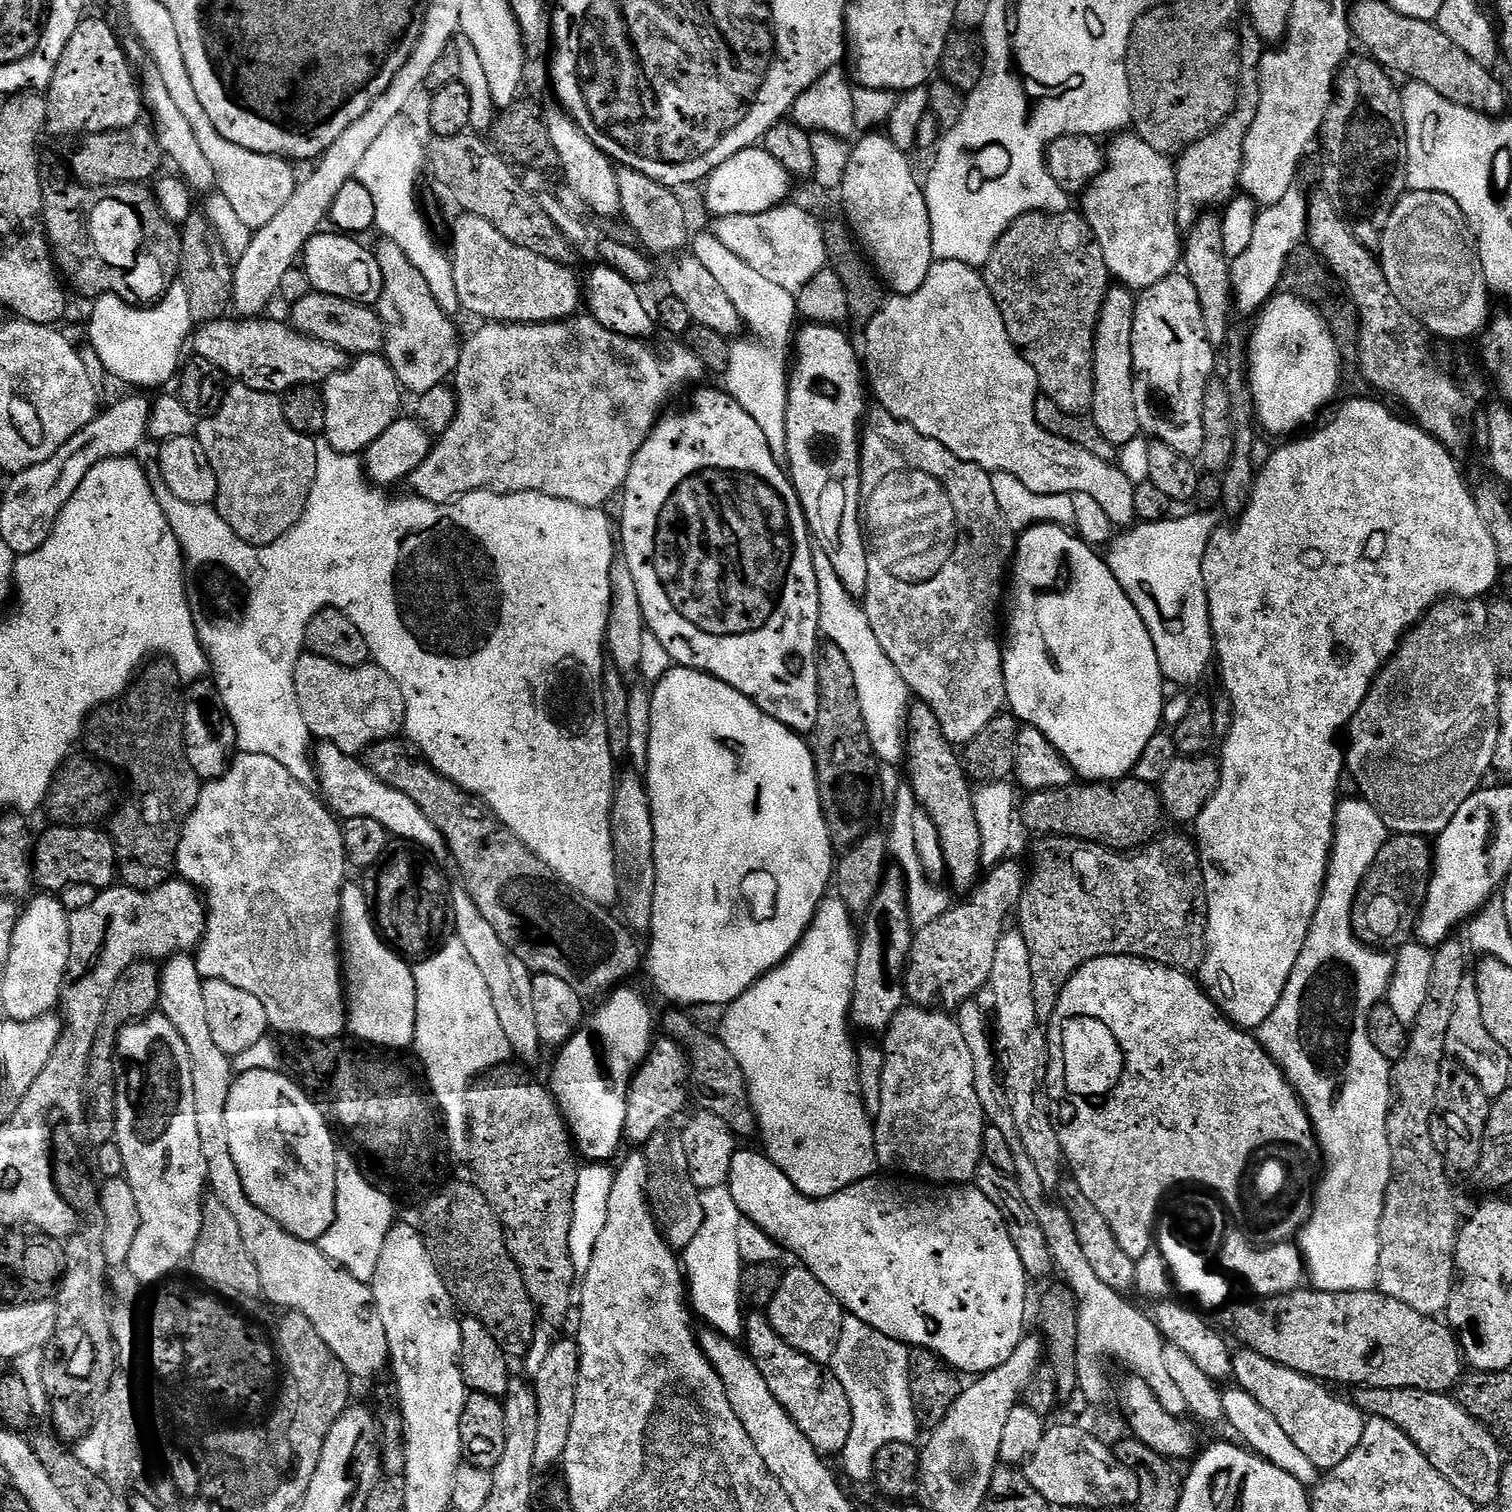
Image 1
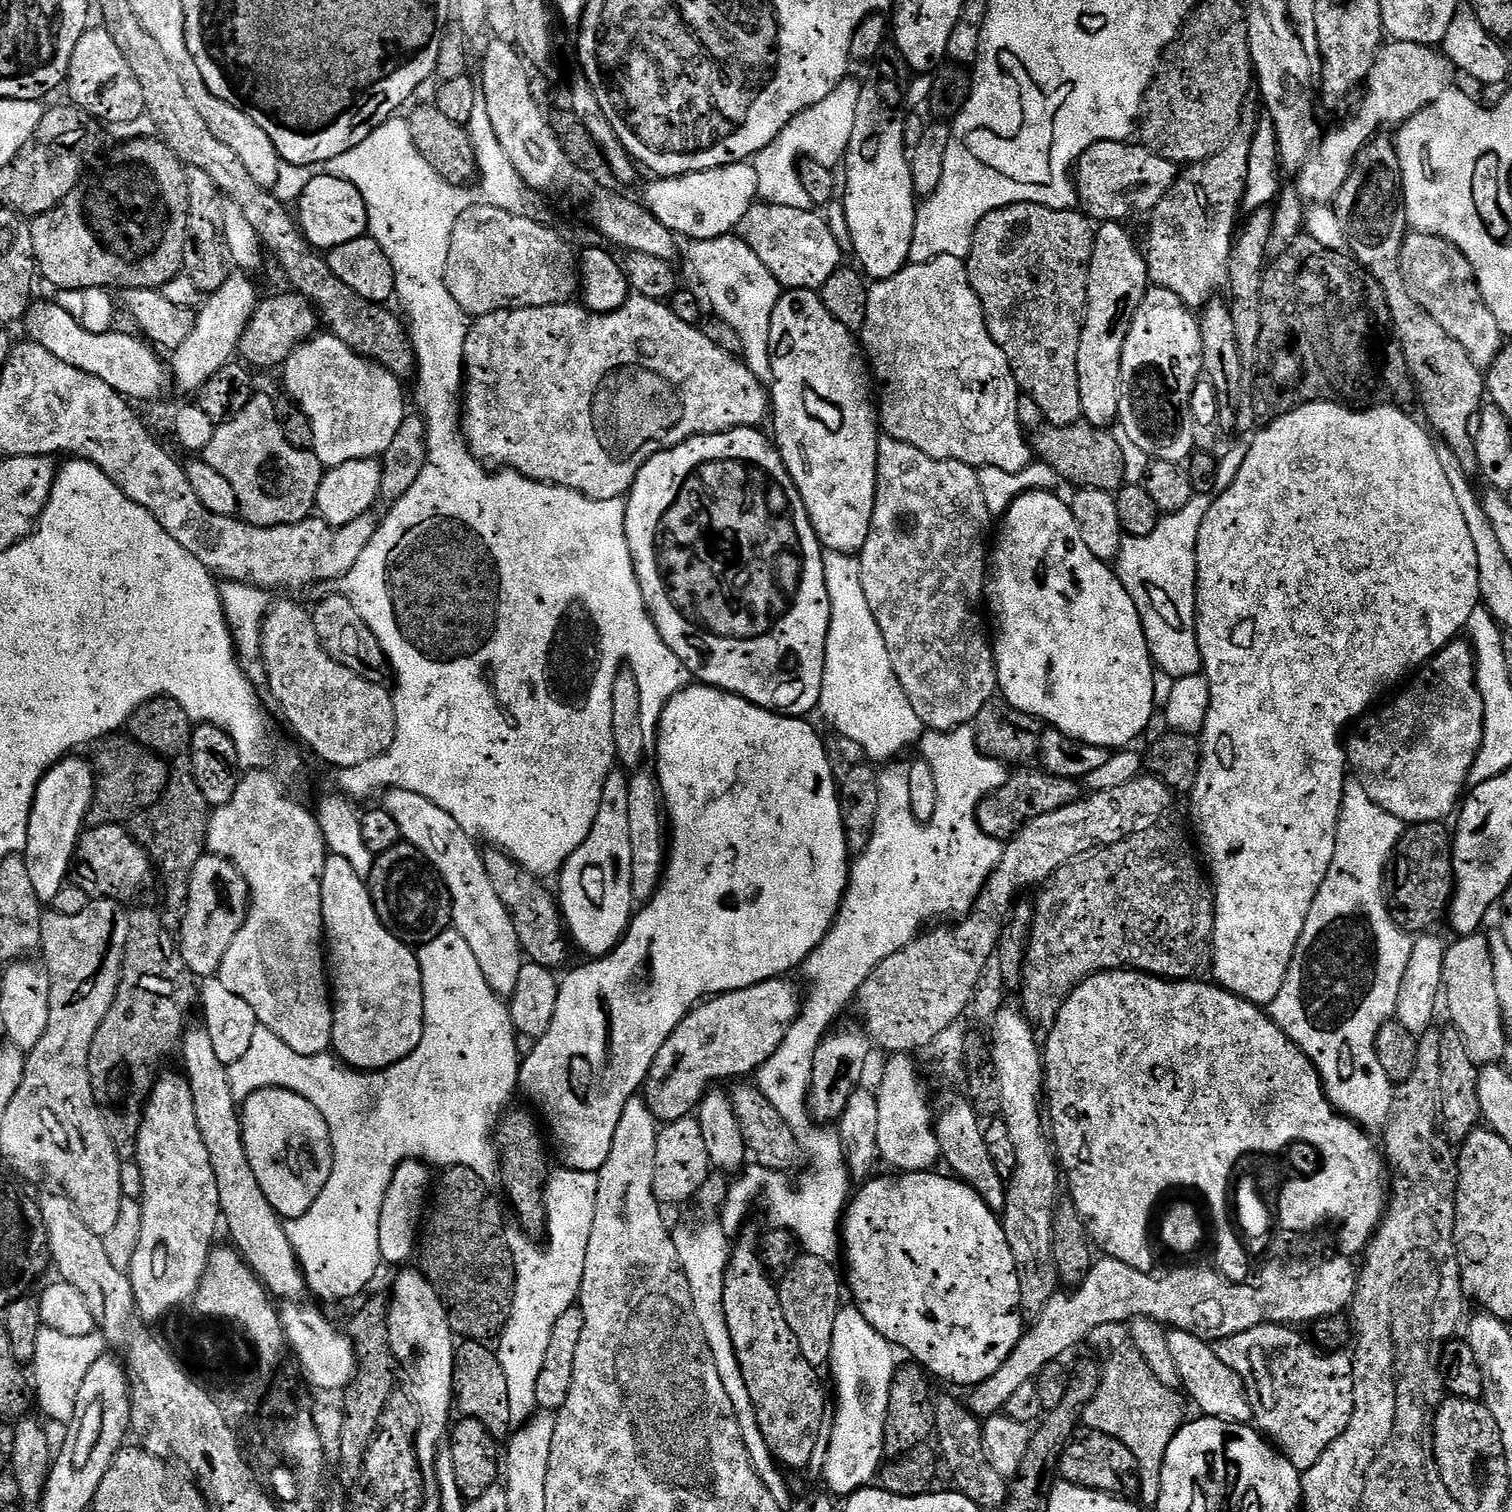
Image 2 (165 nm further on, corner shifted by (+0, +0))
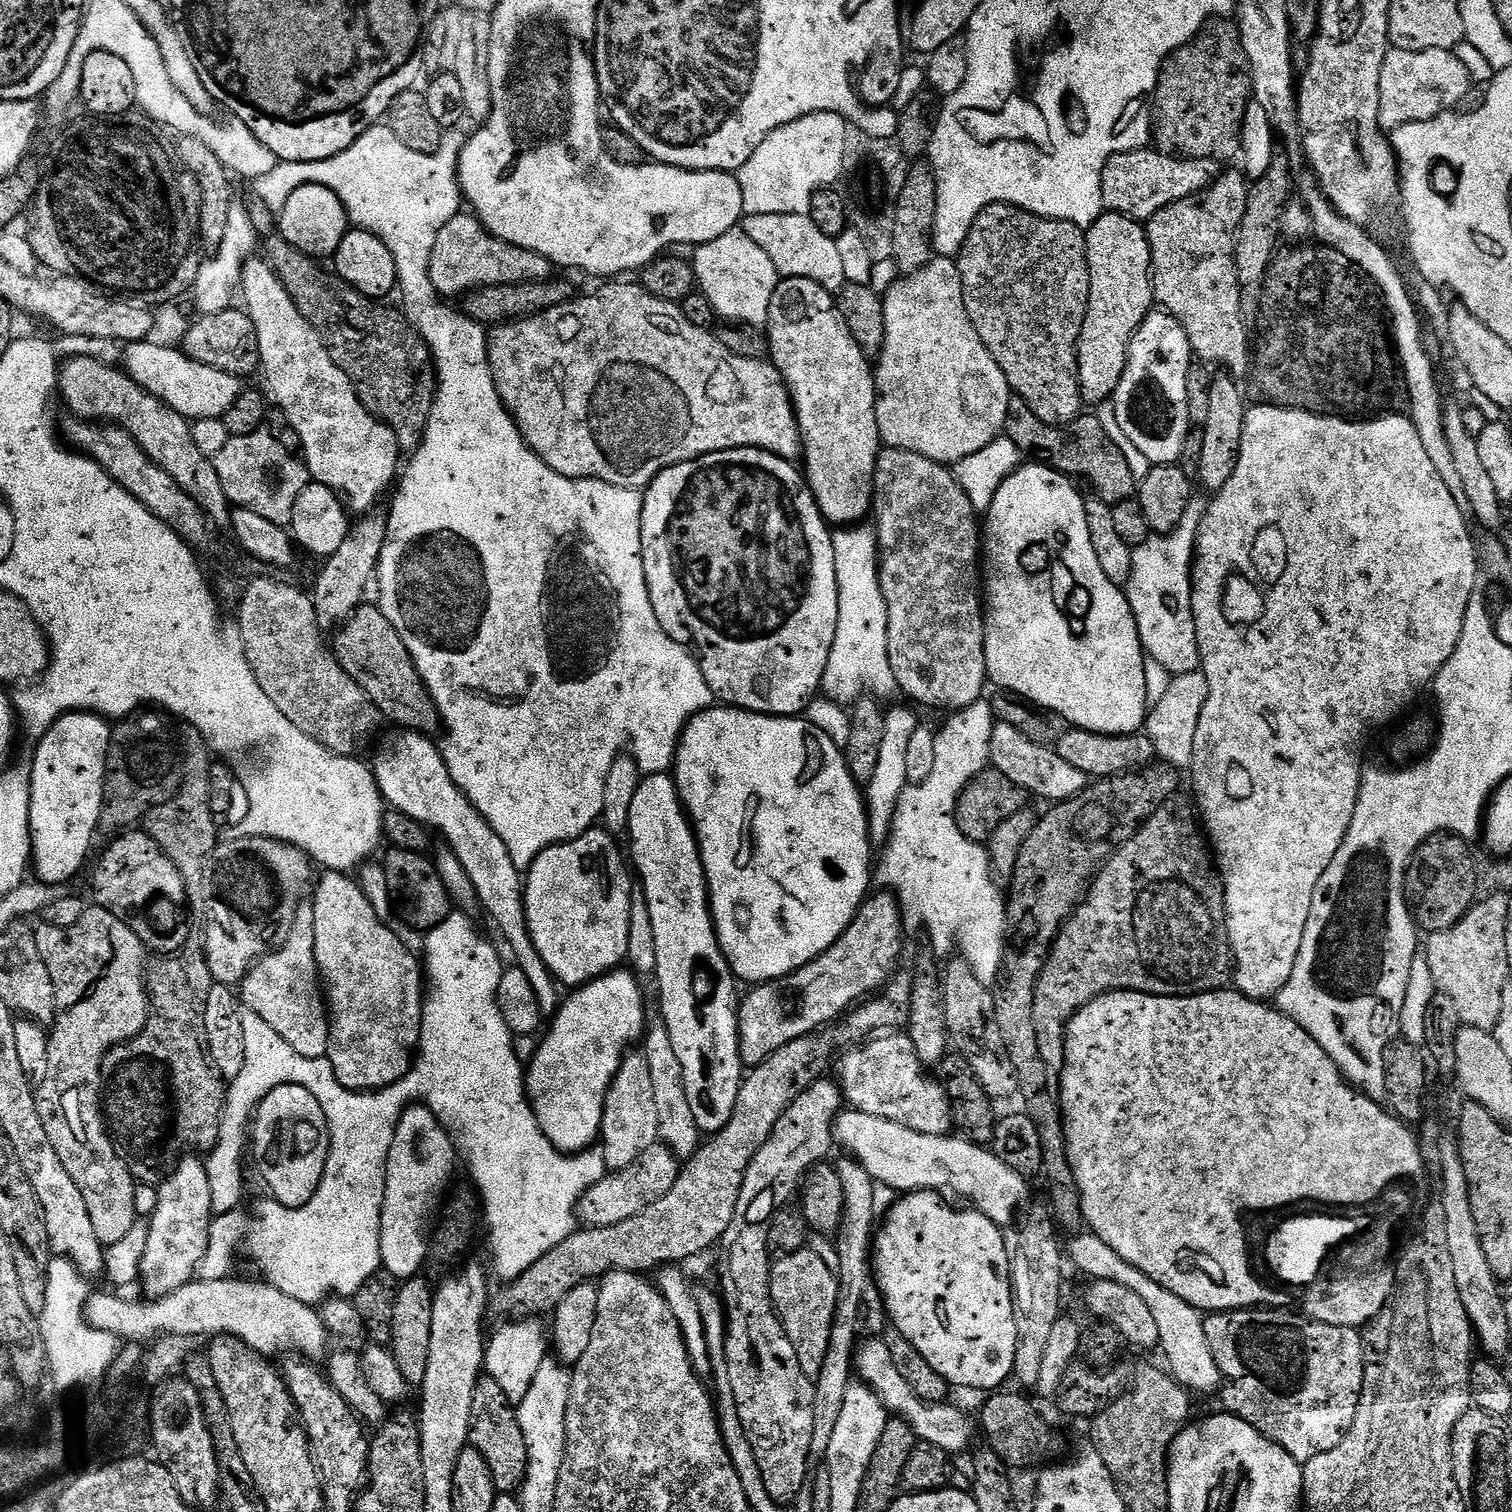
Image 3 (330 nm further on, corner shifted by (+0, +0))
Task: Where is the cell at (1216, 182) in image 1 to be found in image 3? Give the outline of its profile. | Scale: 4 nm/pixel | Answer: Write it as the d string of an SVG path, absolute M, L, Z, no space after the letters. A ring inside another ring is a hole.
M1221 171L1220 175L1198 194L1190 194L1186 198L1182 198L1170 206L1158 210L1158 214L1154 214L1146 222L1148 245L1152 251L1152 295L1155 303L1159 305L1163 311L1169 312L1169 314L1171 314L1182 326L1182 330L1186 330L1186 338L1190 338L1192 355L1197 361L1203 362L1208 366L1217 364L1217 366L1220 367L1217 369L1223 370L1225 373L1231 374L1236 378L1241 378L1240 376L1247 377L1250 372L1250 336L1248 340L1249 325L1246 323L1244 315L1240 313L1240 287L1238 286L1238 274L1236 273L1236 235L1240 229L1242 214L1246 214L1246 198L1248 197L1249 187L1249 181L1246 179L1243 171Z

